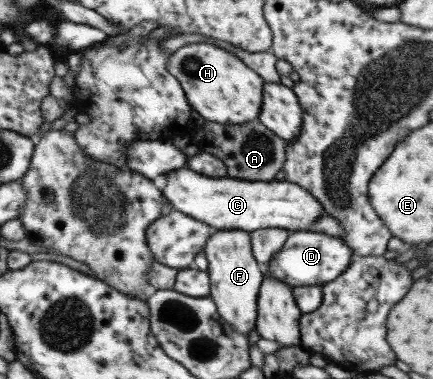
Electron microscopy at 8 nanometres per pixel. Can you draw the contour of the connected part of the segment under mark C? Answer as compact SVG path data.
M187 166L166 172L164 176L165 186L160 191L171 205L171 210L181 212L191 219L204 222L214 230L233 229L253 232L262 228L282 228L290 232L307 231L319 217L325 216L323 208L319 206L319 202L313 196L298 184L285 180L248 181L227 176L210 177L199 174Z

